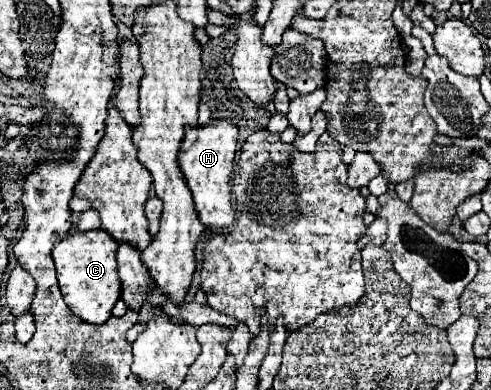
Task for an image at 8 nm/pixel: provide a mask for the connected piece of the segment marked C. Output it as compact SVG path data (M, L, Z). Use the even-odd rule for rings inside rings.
M75 231L53 247L53 261L57 269L57 281L65 303L85 323L101 325L111 317L113 305L121 297L121 281L117 275L117 249L119 243L105 235L105 231Z

